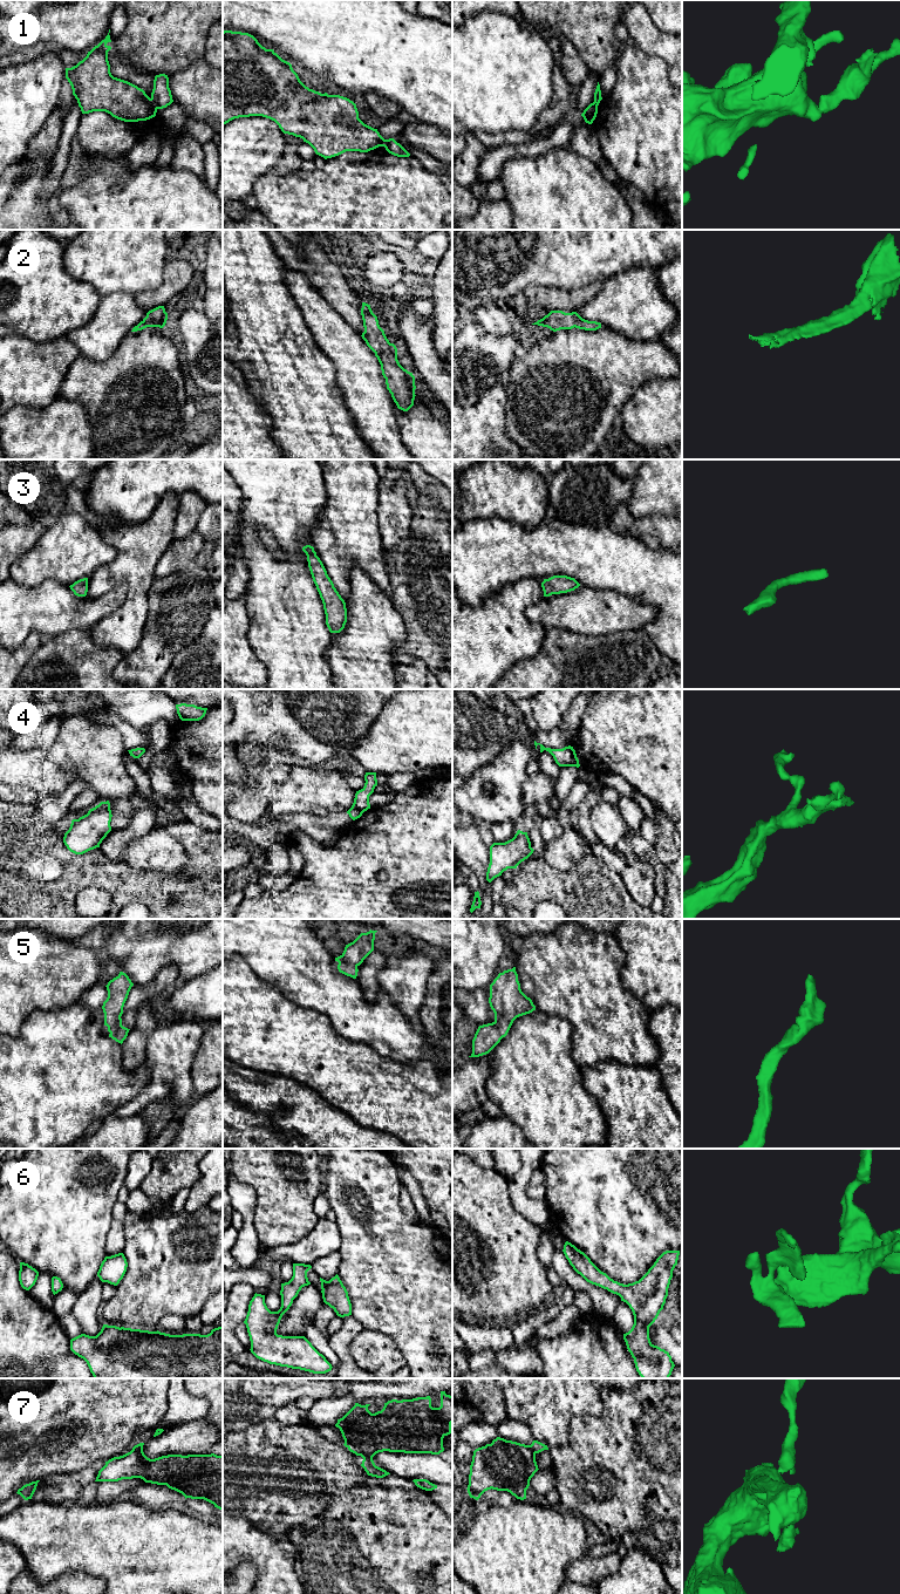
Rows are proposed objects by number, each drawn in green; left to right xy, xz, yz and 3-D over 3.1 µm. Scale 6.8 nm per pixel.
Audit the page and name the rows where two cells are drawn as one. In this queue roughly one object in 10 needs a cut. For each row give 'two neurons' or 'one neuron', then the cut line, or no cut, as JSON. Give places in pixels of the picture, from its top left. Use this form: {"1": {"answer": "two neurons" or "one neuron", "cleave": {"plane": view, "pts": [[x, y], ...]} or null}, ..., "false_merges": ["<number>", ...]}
{"1": {"answer": "two neurons", "cleave": {"plane": "xy", "pts": [[150, 99], [157, 108]]}}, "2": {"answer": "one neuron", "cleave": null}, "3": {"answer": "one neuron", "cleave": null}, "4": {"answer": "one neuron", "cleave": null}, "5": {"answer": "one neuron", "cleave": null}, "6": {"answer": "one neuron", "cleave": null}, "7": {"answer": "two neurons", "cleave": {"plane": "xz", "pts": [[363, 1457], [372, 1458]]}}, "false_merges": ["1", "7"]}

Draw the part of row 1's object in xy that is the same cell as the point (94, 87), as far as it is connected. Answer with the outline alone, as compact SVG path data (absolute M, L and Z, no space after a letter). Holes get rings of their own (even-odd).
M109 33L82 61L66 68L66 79L82 114L105 111L124 122L155 117L157 108L143 89L111 75L108 61L111 47L107 45L111 42Z

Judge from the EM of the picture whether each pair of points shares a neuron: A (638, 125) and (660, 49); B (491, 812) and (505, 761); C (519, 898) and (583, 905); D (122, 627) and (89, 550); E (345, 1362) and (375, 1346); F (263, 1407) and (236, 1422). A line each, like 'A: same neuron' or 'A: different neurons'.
A: different neurons
B: same neuron
C: same neuron
D: different neurons
E: different neurons
F: same neuron

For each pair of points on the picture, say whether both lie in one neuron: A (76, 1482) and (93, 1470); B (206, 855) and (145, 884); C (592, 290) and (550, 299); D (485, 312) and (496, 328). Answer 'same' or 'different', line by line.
A: same
B: same
C: same
D: same

